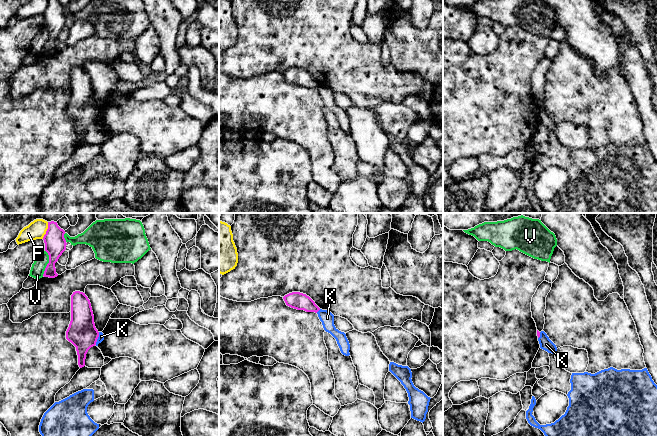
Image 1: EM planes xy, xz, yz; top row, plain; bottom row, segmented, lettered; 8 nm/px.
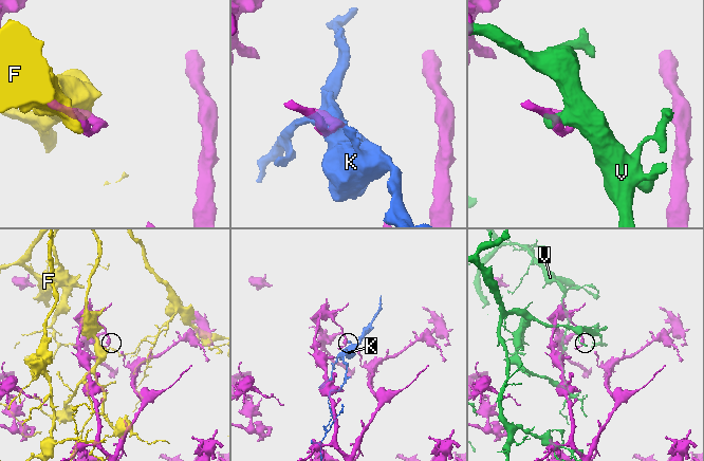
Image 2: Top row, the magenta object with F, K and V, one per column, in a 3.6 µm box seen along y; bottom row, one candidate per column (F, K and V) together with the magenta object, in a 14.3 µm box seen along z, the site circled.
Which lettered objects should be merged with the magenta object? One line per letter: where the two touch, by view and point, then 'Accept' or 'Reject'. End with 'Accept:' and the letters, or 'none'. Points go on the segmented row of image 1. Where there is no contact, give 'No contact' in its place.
F: Touches magenta at xy (47, 230). Reject
K: Touches magenta at xy (97, 338). Reject
V: Touches magenta at xy (48, 263). Reject
Accept: none

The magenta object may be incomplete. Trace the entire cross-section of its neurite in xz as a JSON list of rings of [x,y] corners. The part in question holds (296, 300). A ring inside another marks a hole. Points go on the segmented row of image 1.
[[[300,292],[289,293],[285,295],[283,299],[287,306],[297,310],[304,310],[306,312],[315,313],[320,310],[320,308],[309,296]]]

